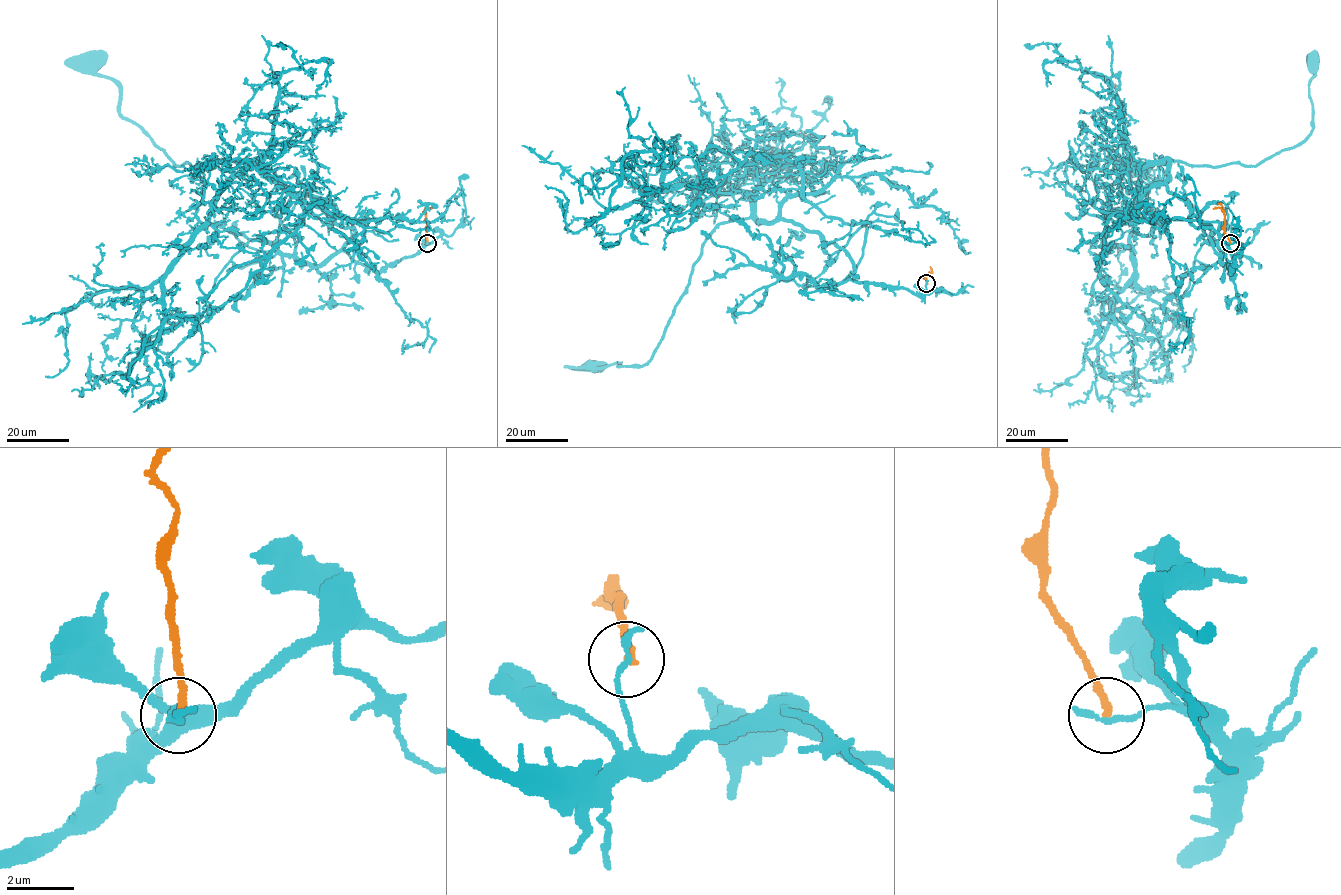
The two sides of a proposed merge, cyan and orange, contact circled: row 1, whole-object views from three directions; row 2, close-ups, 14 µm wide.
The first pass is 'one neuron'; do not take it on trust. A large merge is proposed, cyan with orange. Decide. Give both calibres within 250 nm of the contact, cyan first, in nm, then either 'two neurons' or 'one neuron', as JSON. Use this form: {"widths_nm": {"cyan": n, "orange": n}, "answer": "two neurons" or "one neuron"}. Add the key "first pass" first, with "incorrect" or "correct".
{"first pass": "incorrect", "widths_nm": {"cyan": 240, "orange": 220}, "answer": "two neurons"}

